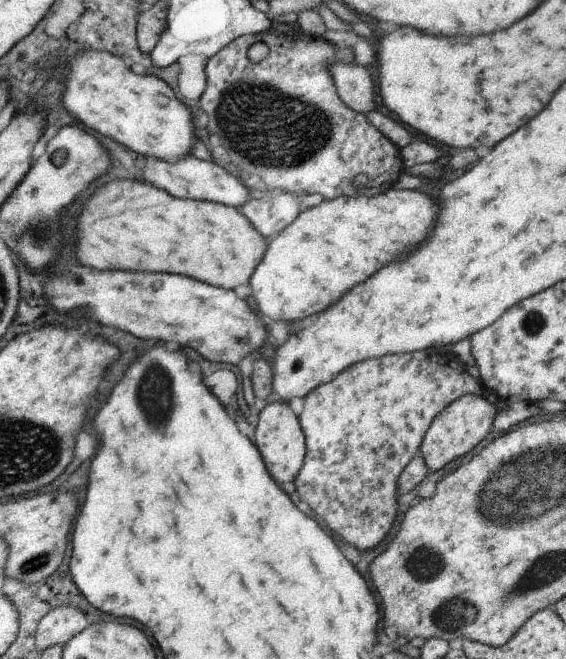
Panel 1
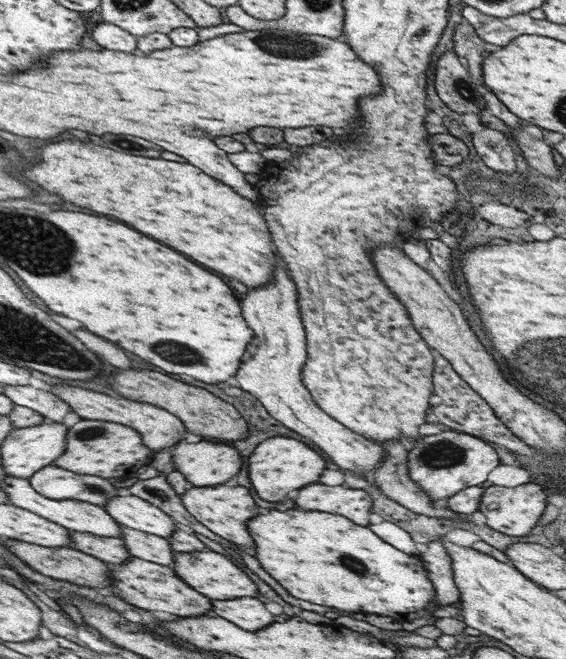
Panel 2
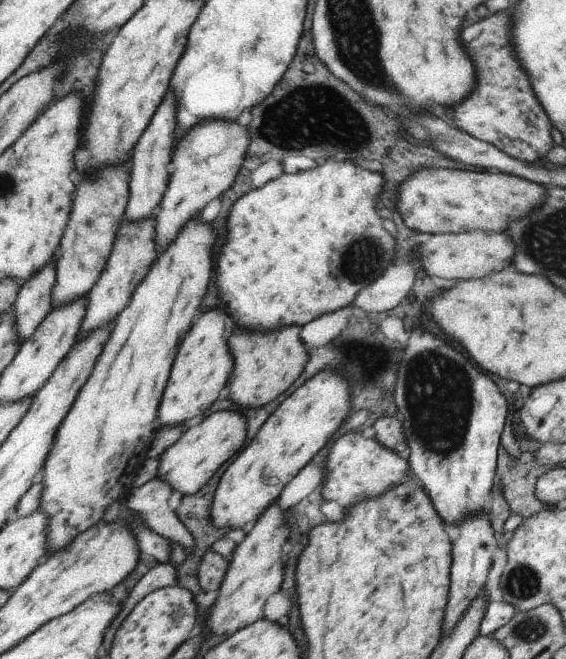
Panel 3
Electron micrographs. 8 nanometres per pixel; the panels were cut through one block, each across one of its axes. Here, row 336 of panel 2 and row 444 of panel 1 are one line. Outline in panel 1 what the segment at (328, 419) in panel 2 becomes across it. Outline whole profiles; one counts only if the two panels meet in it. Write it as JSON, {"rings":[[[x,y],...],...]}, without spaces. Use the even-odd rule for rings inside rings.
{"rings":[[[279,399],[264,407],[258,415],[254,440],[256,440],[256,446],[258,446],[258,450],[264,458],[264,464],[268,468],[268,472],[272,474],[272,478],[278,484],[294,482],[294,478],[304,464],[306,443],[304,431],[299,423],[299,416],[292,411],[289,402]]]}

